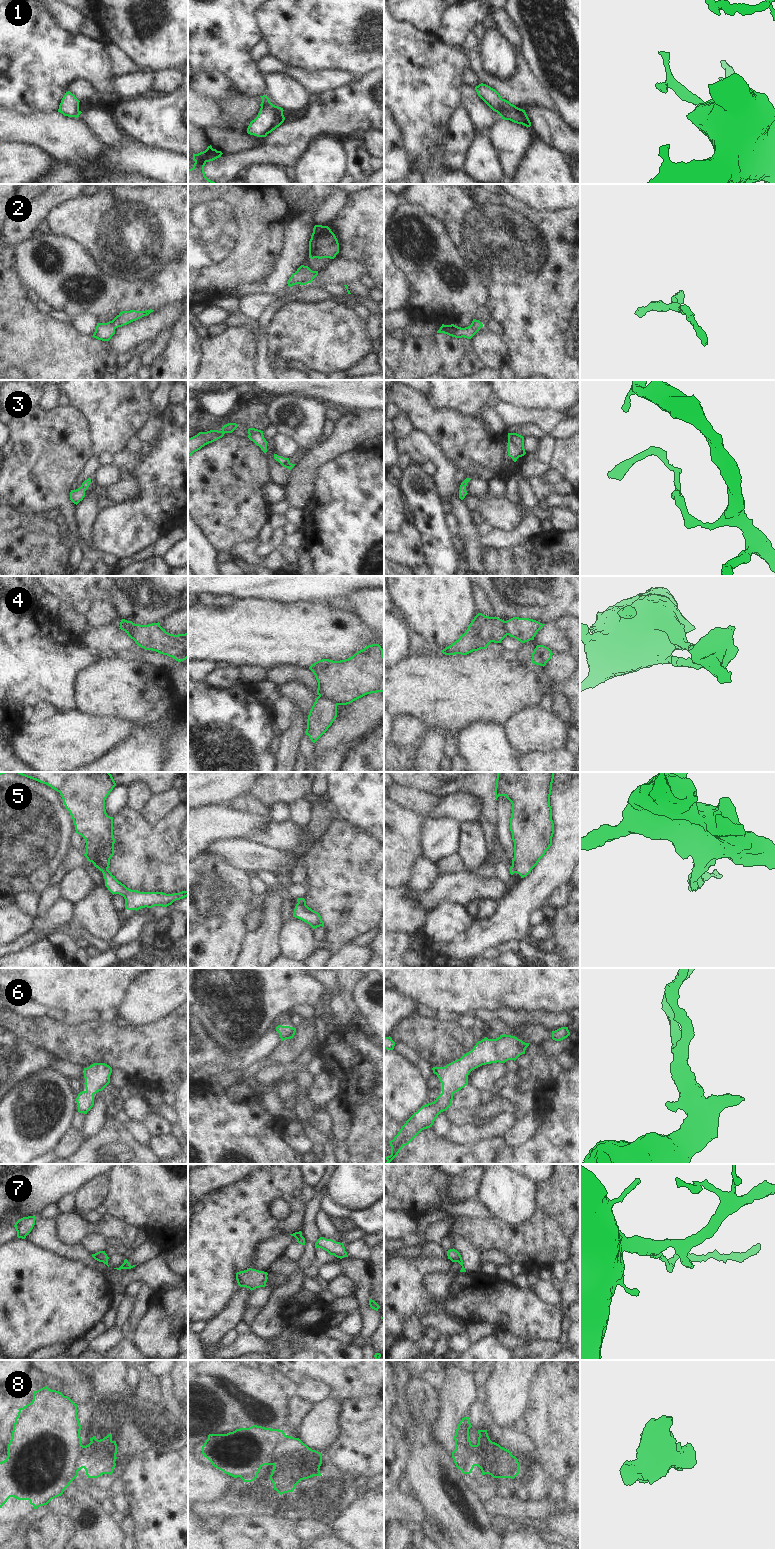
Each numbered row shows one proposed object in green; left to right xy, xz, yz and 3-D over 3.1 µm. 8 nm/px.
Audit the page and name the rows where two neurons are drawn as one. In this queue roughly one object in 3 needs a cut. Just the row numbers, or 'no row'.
4, 5, 8

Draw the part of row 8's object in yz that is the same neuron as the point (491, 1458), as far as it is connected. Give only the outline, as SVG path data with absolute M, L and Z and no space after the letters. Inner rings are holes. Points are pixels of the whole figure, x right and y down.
M487 1430L479 1435L476 1455L472 1460L467 1459L467 1465L463 1468L462 1473L472 1473L472 1465L478 1466L482 1475L489 1474L493 1478L514 1479L520 1471L517 1458L509 1450L492 1442Z

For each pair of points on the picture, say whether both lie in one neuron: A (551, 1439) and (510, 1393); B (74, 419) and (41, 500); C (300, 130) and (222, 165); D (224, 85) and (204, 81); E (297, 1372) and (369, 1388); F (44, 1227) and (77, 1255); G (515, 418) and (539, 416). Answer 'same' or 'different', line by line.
A: different
B: same
C: same
D: same
E: same
F: same
G: same

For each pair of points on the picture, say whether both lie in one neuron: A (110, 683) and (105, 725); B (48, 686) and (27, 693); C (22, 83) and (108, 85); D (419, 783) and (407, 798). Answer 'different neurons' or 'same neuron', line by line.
A: different neurons
B: same neuron
C: same neuron
D: different neurons

